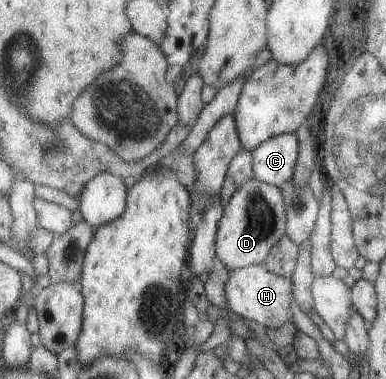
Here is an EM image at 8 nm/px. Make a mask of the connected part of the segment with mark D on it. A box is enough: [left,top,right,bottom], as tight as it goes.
[217,178,287,271]

